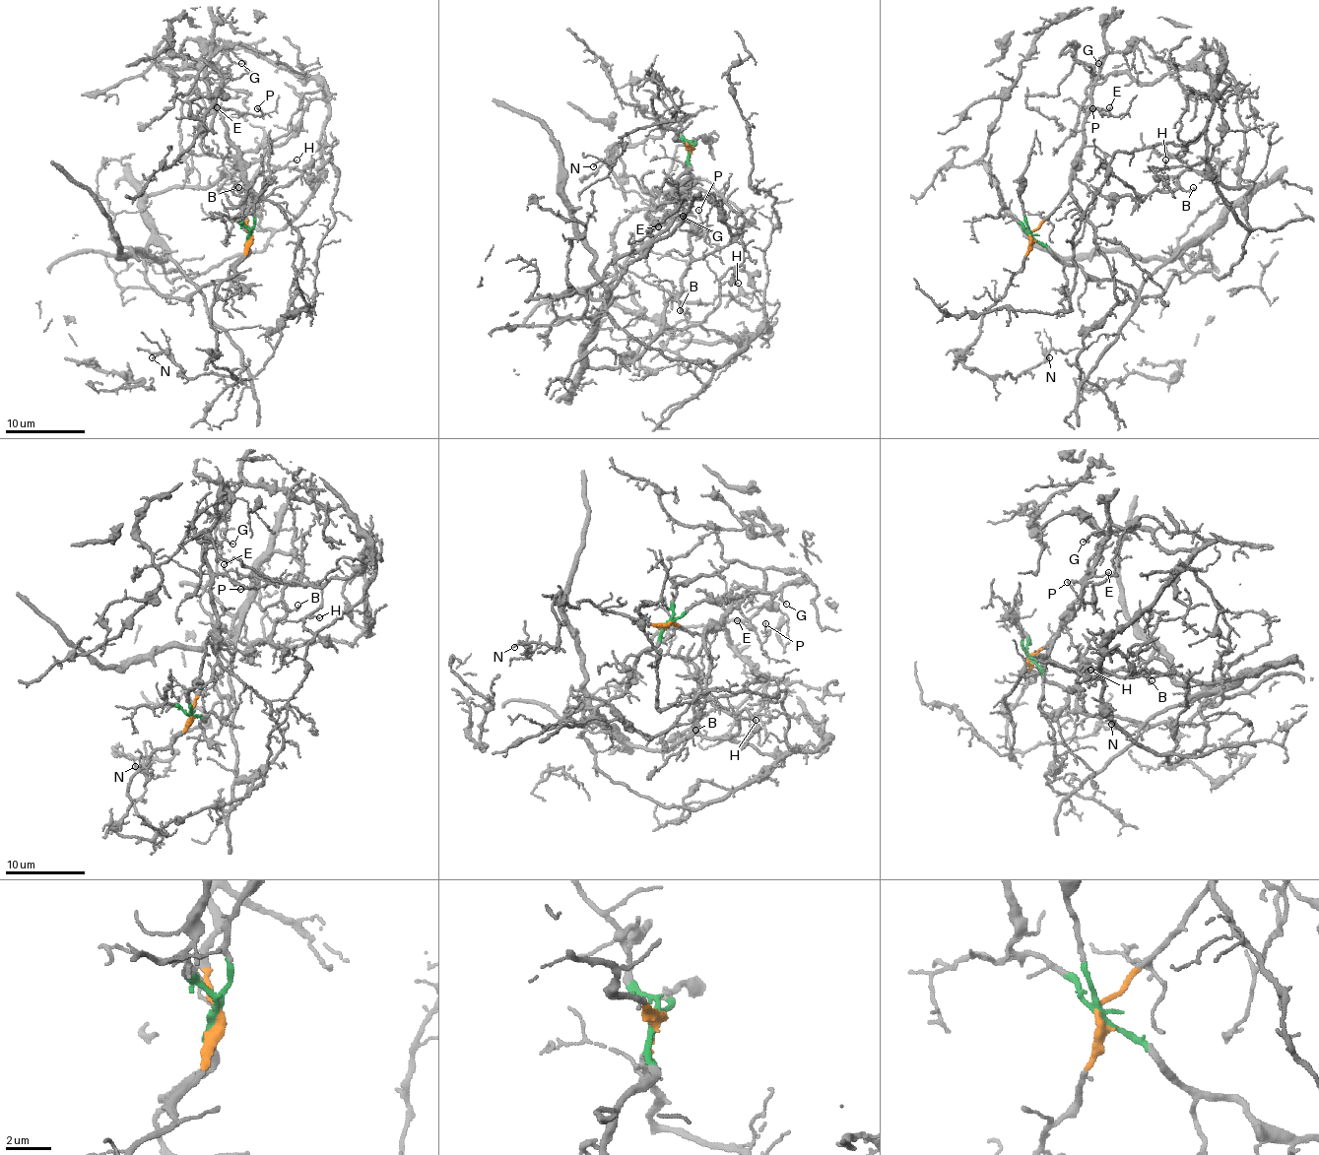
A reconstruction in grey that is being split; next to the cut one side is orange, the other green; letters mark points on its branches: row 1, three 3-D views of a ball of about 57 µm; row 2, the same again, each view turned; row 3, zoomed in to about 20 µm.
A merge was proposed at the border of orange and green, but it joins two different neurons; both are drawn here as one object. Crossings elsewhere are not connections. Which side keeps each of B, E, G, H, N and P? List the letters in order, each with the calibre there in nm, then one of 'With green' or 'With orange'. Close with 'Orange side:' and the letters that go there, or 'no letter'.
B: Thickness 170 nm. With green
E: Thickness 100 nm. With orange
G: Thickness 100 nm. With orange
H: Thickness 120 nm. With green
N: Thickness 100 nm. With orange
P: Thickness 110 nm. With orange
Orange side: E, G, N, P

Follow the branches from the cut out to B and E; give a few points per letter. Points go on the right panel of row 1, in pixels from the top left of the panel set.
B: (1030, 236), (1066, 265), (1138, 288), (1251, 195), (1184, 171), (1177, 183), (1194, 187)
E: (1030, 236), (1068, 191), (1072, 163), (1085, 137), (1087, 115), (1102, 107), (1110, 107)

